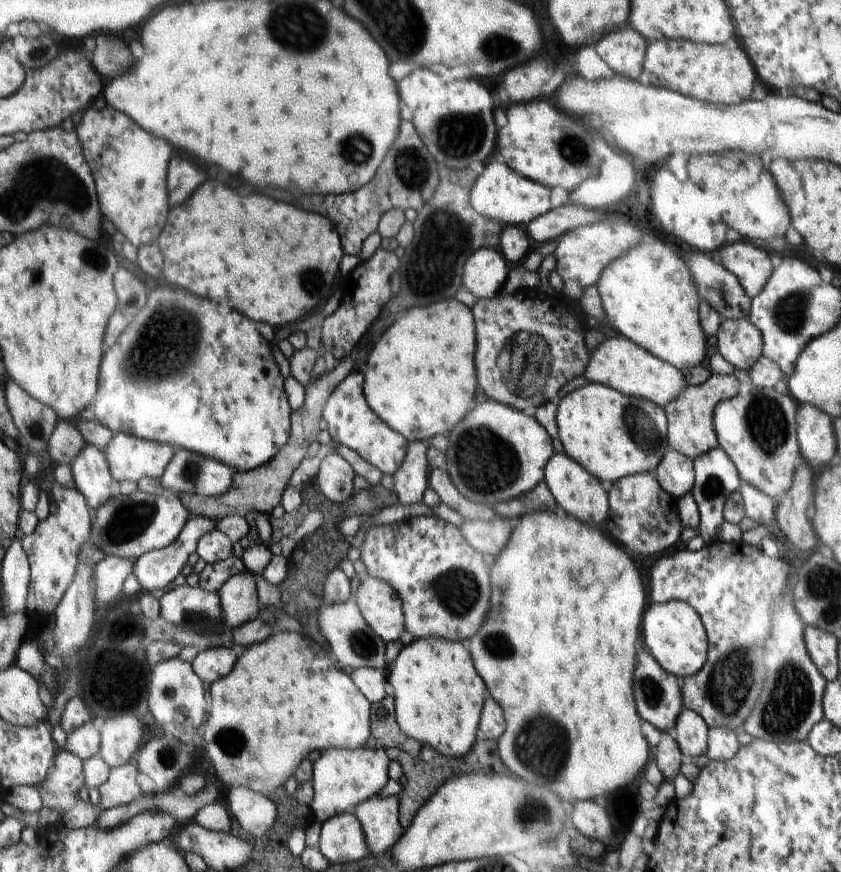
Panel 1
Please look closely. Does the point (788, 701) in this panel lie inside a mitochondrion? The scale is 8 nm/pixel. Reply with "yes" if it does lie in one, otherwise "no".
yes

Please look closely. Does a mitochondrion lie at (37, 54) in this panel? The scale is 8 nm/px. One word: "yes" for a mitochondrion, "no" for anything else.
yes

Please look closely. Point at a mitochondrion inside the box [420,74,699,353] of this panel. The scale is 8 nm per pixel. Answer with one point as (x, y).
(459, 136)

